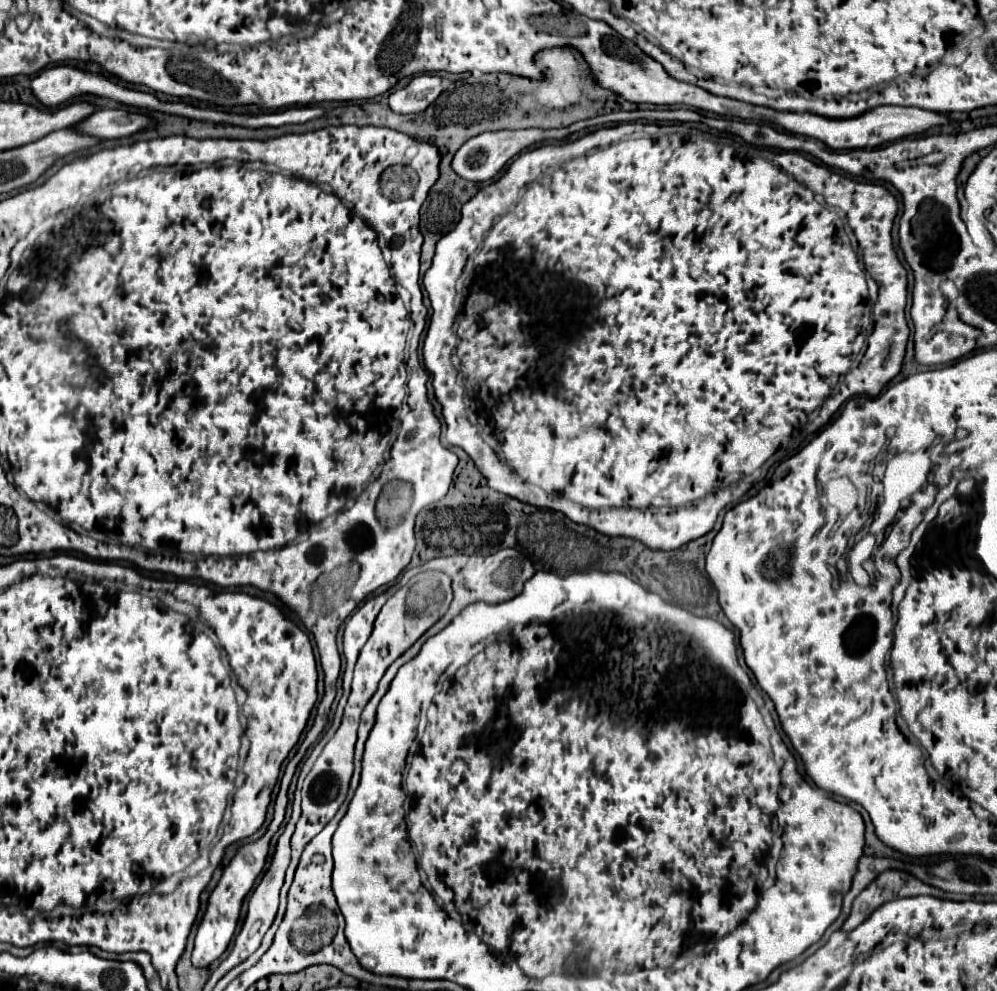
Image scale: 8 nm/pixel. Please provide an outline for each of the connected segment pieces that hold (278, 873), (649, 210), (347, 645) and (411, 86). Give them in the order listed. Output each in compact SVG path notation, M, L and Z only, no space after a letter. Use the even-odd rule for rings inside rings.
M285 830L279 836L273 862L249 898L247 918L275 918L279 906L279 890L283 886L285 870L291 862L291 836L295 830Z
M636 122L621 123L617 128L601 128L589 134L589 136L583 136L581 140L577 142L571 142L571 144L563 144L563 146L543 146L543 148L537 148L533 152L527 152L527 154L521 154L509 168L507 172L487 184L485 188L481 188L465 206L463 206L463 216L459 220L459 224L455 226L455 230L451 230L449 234L445 234L439 242L437 242L437 250L435 250L435 256L433 256L433 266L427 270L425 278L423 278L423 284L425 284L425 290L429 292L429 300L431 300L431 308L433 308L433 316L431 316L431 324L429 324L429 332L427 332L427 338L425 338L425 344L423 344L423 360L425 360L425 368L431 372L433 376L433 388L435 388L435 396L437 400L441 402L443 406L443 416L445 416L446 432L445 432L445 446L459 446L463 448L471 460L475 462L475 466L479 468L479 472L491 480L491 486L497 488L499 492L507 494L507 496L517 496L521 502L527 502L527 504L533 504L533 506L539 506L539 508L549 508L549 510L557 510L557 512L563 512L569 520L577 522L577 524L585 524L585 526L591 526L595 528L597 532L601 534L607 534L607 536L625 536L625 538L635 538L639 542L643 542L647 548L653 548L653 550L677 550L679 546L691 542L691 540L697 540L701 536L705 536L713 526L715 526L715 520L719 516L719 512L727 506L733 506L739 502L741 494L745 494L751 486L751 482L741 482L739 478L743 476L749 476L753 474L759 466L763 466L773 454L775 450L781 446L783 440L787 440L787 446L781 448L783 452L787 454L793 454L797 452L805 440L803 436L809 436L813 432L817 432L831 416L833 412L839 410L839 406L849 400L851 396L855 394L871 394L871 396L877 396L883 386L901 370L901 362L905 358L905 348L907 348L907 338L909 338L909 326L907 326L907 320L905 320L905 302L907 302L907 270L903 268L903 264L899 262L897 254L895 254L895 248L893 248L893 242L891 242L891 228L893 228L893 220L899 212L899 204L897 204L897 198L883 186L883 184L875 184L875 182L857 182L853 178L847 178L847 176L841 176L825 166L817 166L815 162L807 160L803 154L799 152L771 152L771 150L759 150L759 148L747 148L747 150L737 150L733 146L725 146L725 144L717 144L717 142L711 142L711 140L705 140L705 138L699 138L699 136L693 136L693 134L679 134L677 128L669 128L669 126L655 126L655 124L645 124ZM637 128L643 128L645 132L649 132L647 138L639 138L639 140L623 140L623 136L627 136L629 132L637 130ZM525 188L523 194L519 194L519 190ZM845 220L849 224L849 228L853 230L857 242L859 242L859 248L863 252L863 264L865 264L865 270L869 274L873 274L873 280L877 282L879 286L879 298L875 302L875 308L873 308L873 314L875 314L875 324L873 324L873 332L869 336L869 342L867 342L867 348L859 360L859 364L855 368L849 370L849 366L853 364L853 360L857 358L857 354L861 352L863 344L865 344L865 336L867 336L867 326L871 324L869 320L869 300L867 300L867 281L865 272L858 260L857 254L853 254L853 248L851 248L851 242L847 238L847 232L845 232ZM479 246L479 258L477 258L477 276L471 284L471 290L469 290L469 296L465 298L463 302L463 308L461 308L461 314L458 314L457 304L457 290L455 288L455 282L459 280L465 264L467 264L467 258L475 252L475 248ZM453 348L455 348L455 354L457 358L461 360L459 368L453 366L451 362L451 354L453 354ZM435 364L441 366L441 372L435 372ZM799 428L799 442L791 444L789 446L789 440L791 440L791 434L793 430ZM519 478L521 482L525 482L525 488L519 488ZM527 484L533 484L537 488L541 488L545 494L553 494L553 496L559 496L563 494L565 500L569 502L551 502L551 498L541 498L541 494L529 494L529 488Z
M383 592L371 600L367 600L345 624L343 634L343 654L345 657L346 666L343 672L343 694L347 696L350 681L353 678L354 667L360 653L372 633L375 618L381 610L381 606L385 604L385 600L389 598L389 592Z
M419 74L409 80L405 88L389 96L389 106L397 114L423 112L443 92L443 80L435 74Z

